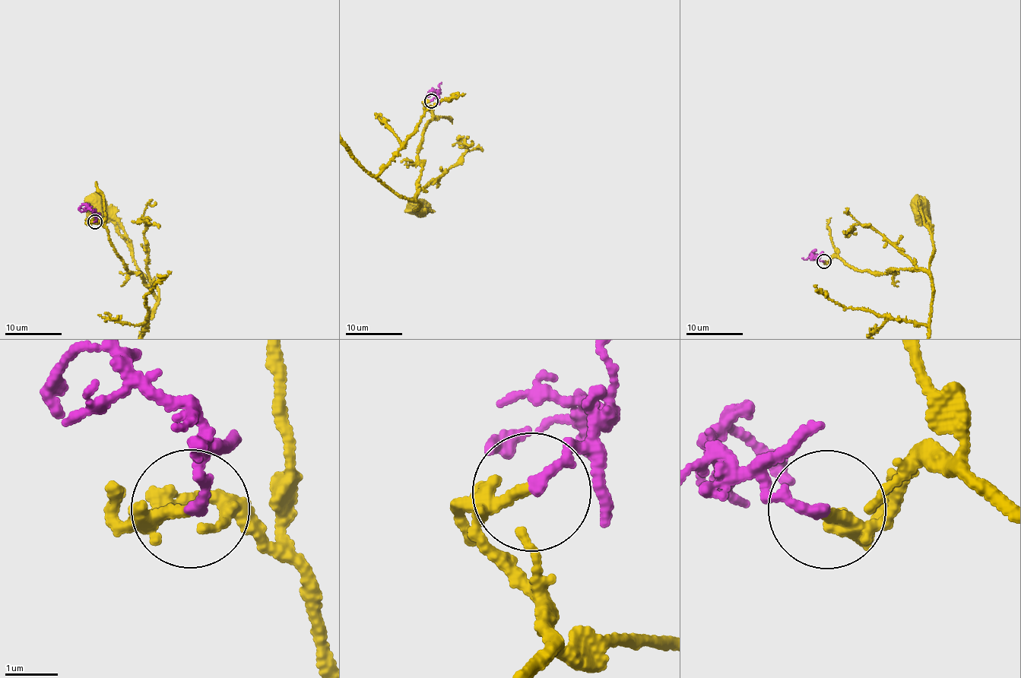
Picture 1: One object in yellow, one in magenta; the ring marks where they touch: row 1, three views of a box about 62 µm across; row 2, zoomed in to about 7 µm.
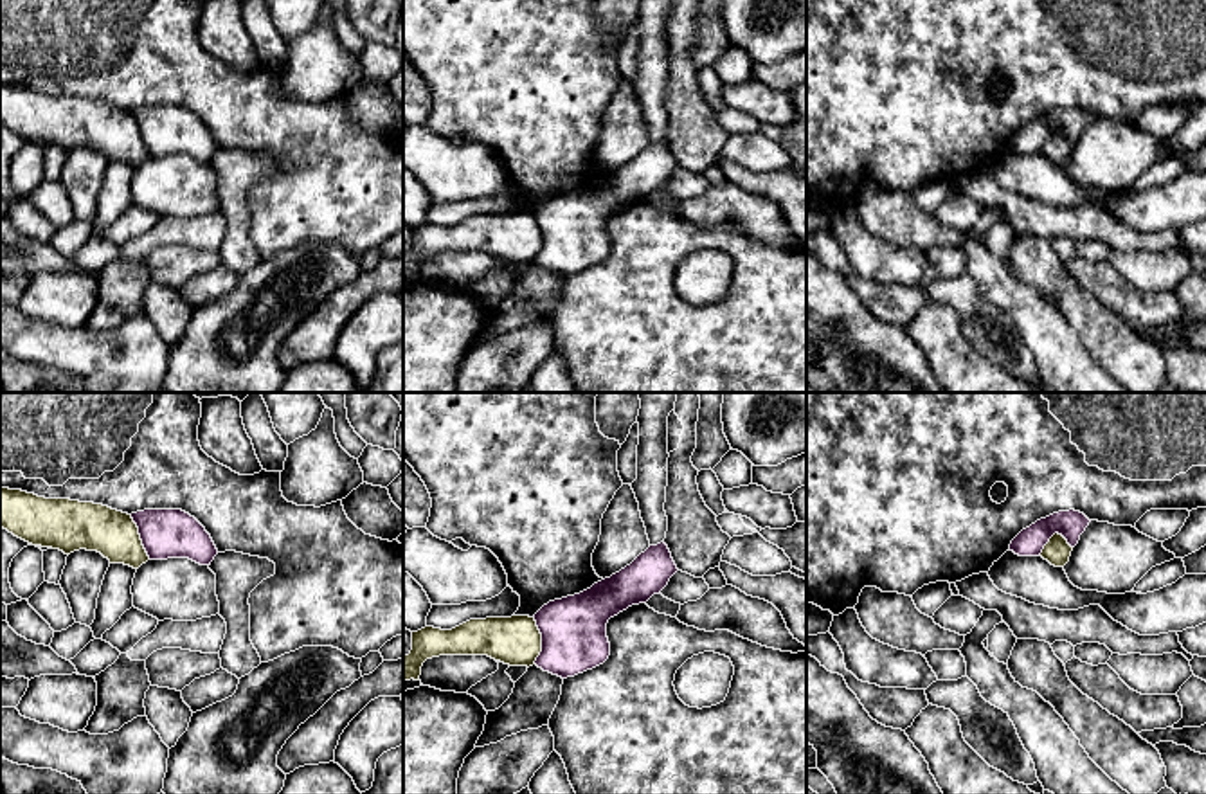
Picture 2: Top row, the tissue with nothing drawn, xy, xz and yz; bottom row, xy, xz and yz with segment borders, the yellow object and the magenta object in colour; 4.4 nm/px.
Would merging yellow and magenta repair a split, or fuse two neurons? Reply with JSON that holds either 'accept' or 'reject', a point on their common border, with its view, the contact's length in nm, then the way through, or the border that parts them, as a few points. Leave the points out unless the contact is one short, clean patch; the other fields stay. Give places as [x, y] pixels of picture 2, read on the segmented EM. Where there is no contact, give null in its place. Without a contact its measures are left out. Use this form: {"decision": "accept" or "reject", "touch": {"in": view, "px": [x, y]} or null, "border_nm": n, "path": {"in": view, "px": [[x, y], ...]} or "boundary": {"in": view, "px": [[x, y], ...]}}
{"decision": "reject", "touch": {"in": "xz", "px": [540, 641]}, "border_nm": 200, "boundary": {"in": "xz", "px": [[533, 618], [540, 634], [540, 654], [535, 663]]}}

